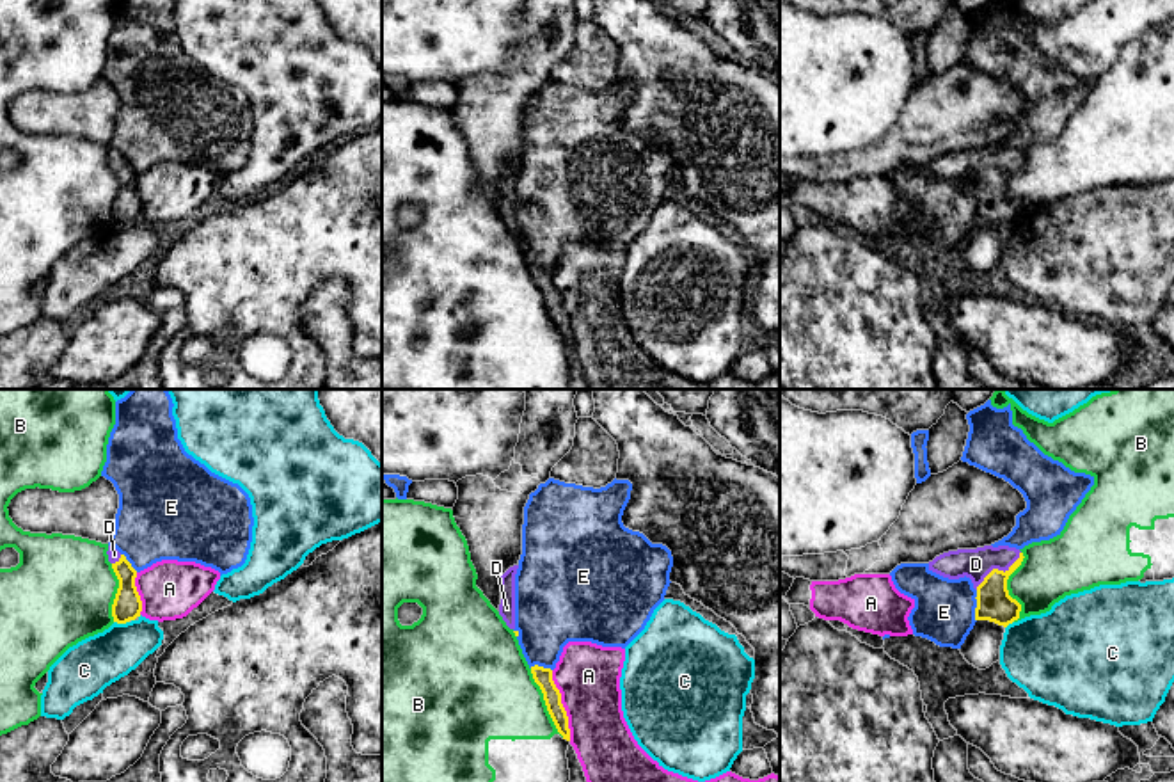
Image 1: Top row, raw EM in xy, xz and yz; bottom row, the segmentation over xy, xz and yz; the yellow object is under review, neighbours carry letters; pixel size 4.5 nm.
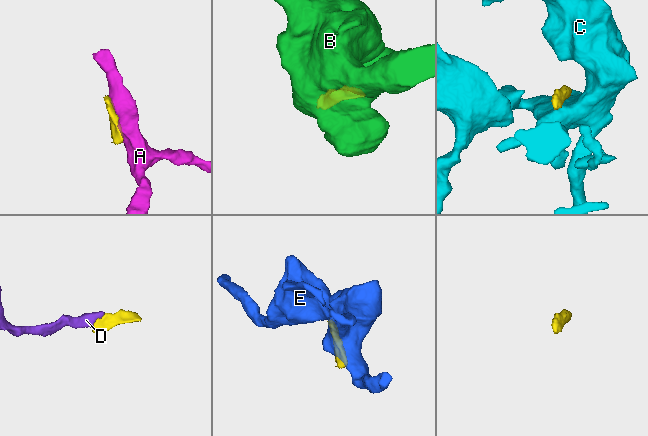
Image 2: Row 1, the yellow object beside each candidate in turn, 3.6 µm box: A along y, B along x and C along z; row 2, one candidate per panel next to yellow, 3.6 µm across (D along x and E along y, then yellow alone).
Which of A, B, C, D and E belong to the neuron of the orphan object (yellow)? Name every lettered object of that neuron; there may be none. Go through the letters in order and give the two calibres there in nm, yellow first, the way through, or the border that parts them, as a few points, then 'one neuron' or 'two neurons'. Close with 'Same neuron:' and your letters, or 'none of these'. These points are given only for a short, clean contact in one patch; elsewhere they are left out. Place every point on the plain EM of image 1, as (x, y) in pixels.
A: calibres 80 and 280 nm; two neurons
B: calibres 160 and 280 nm; two neurons
C: calibres 130 and 240 nm; two neurons
D: calibres 160 and 140 nm; way yz (993, 205), (999, 173), (975, 166); one neuron
E: calibres 160 and 280 nm; two neurons
Same neuron: D

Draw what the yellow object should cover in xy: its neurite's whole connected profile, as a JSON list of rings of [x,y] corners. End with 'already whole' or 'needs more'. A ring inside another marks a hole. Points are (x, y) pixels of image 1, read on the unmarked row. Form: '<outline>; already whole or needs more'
[[[108,148],[108,164],[119,181],[119,190],[112,206],[112,219],[117,226],[126,226],[140,219],[142,203],[135,188],[137,172],[114,148]]]; needs more

